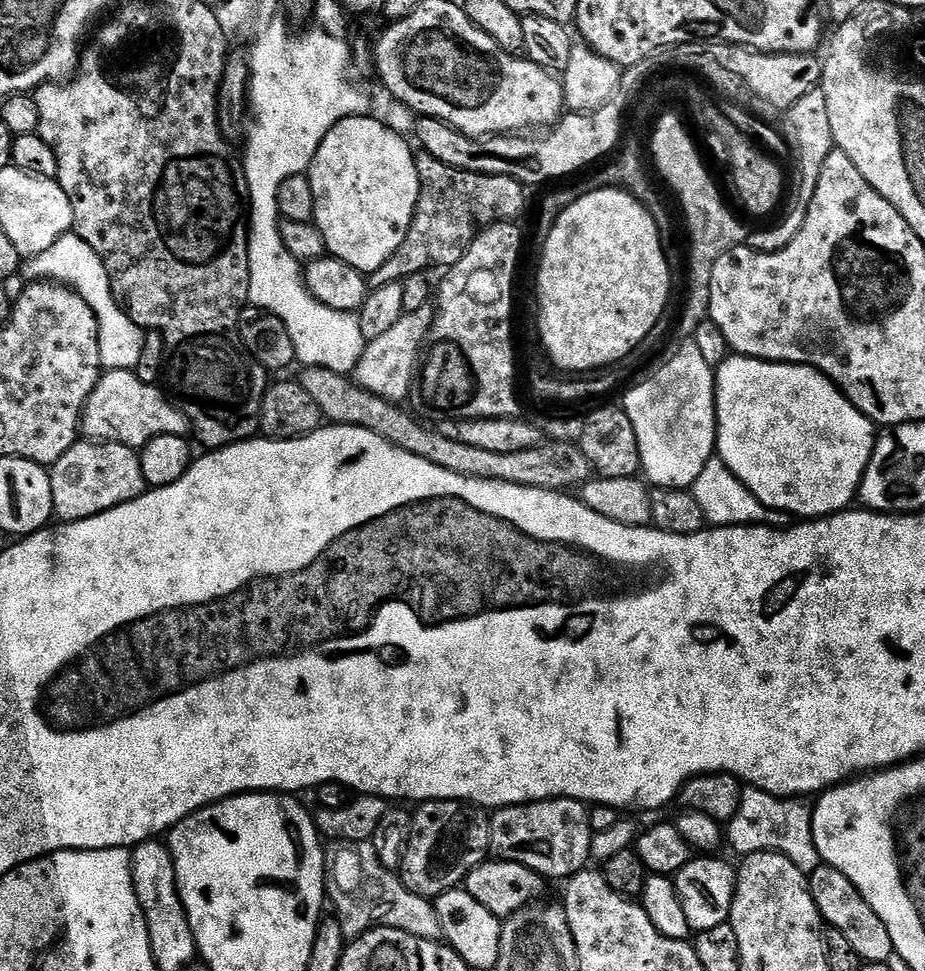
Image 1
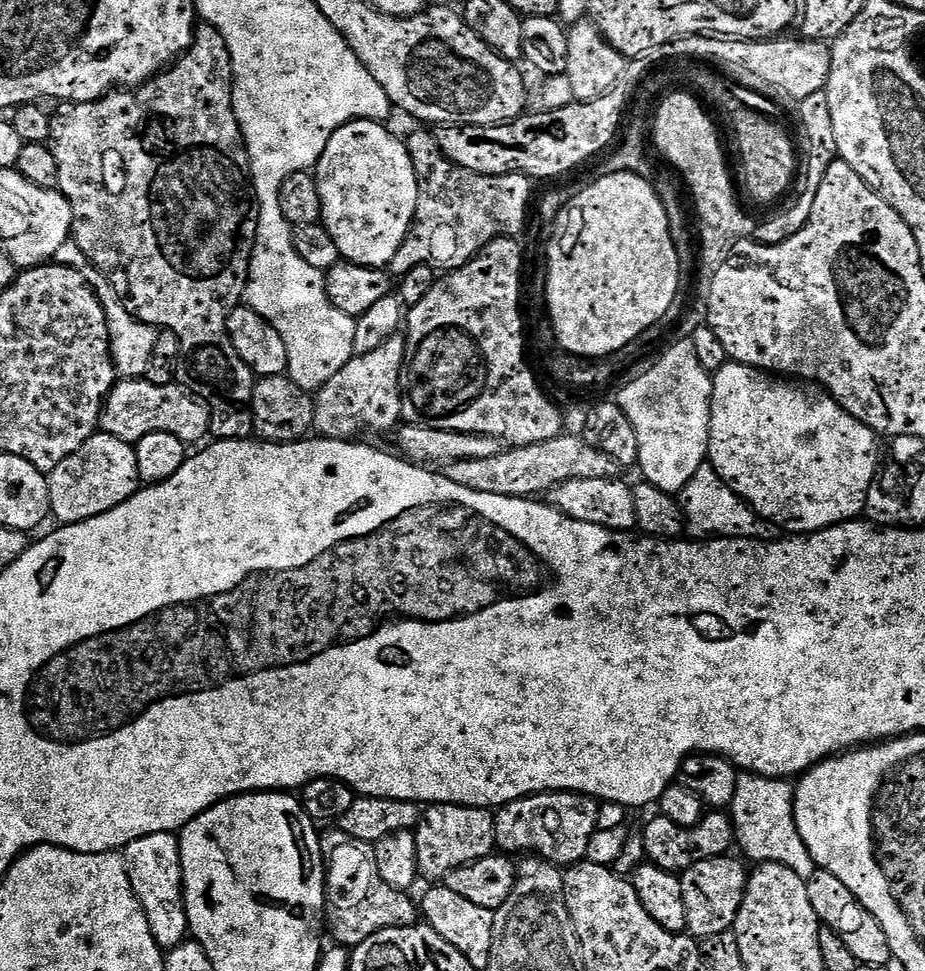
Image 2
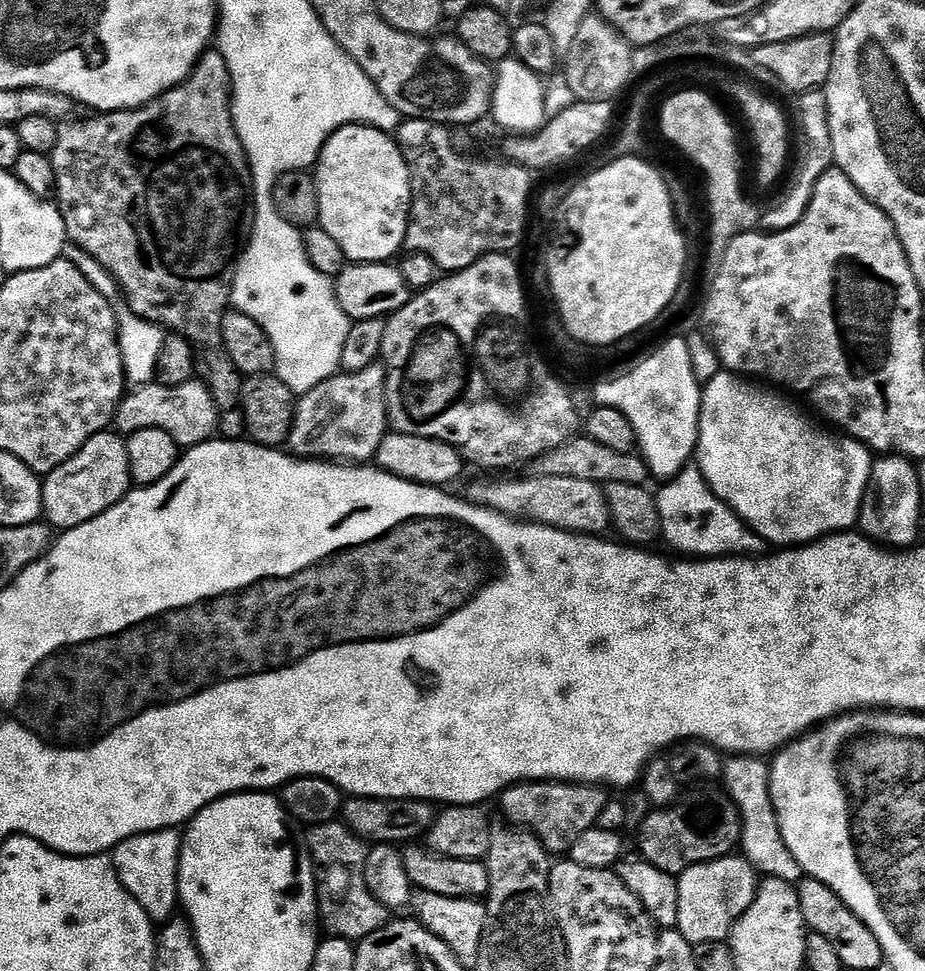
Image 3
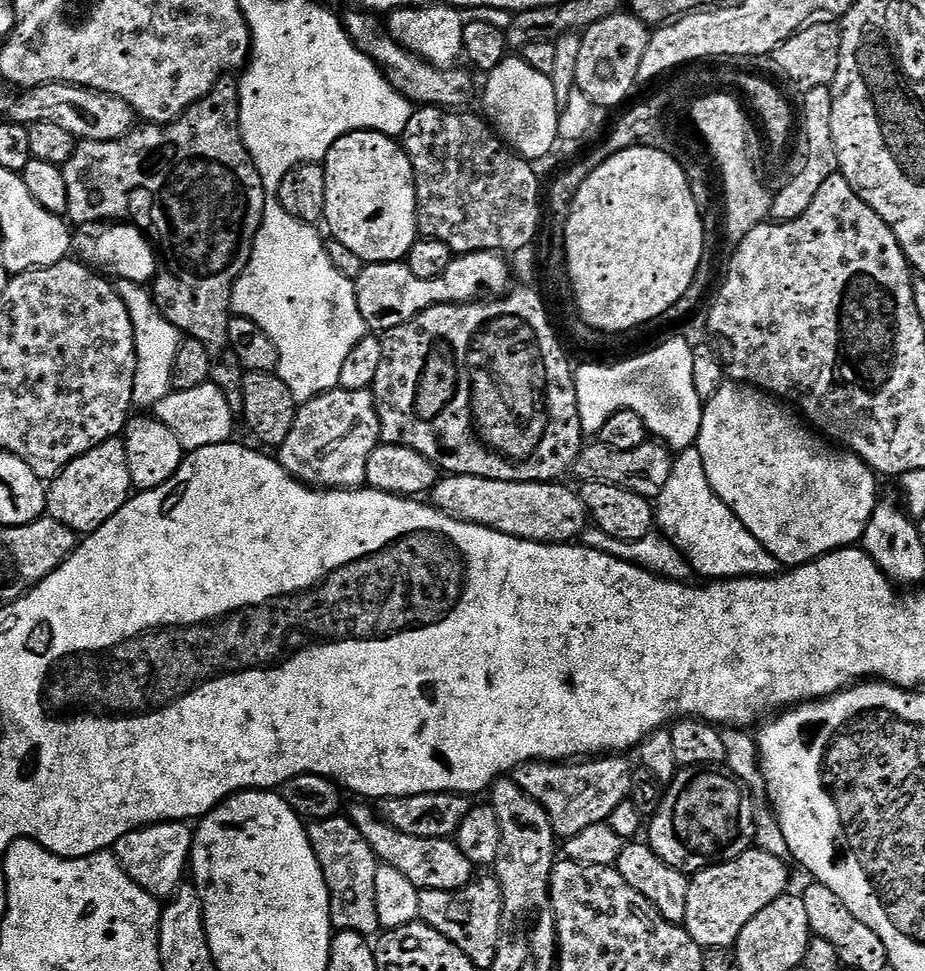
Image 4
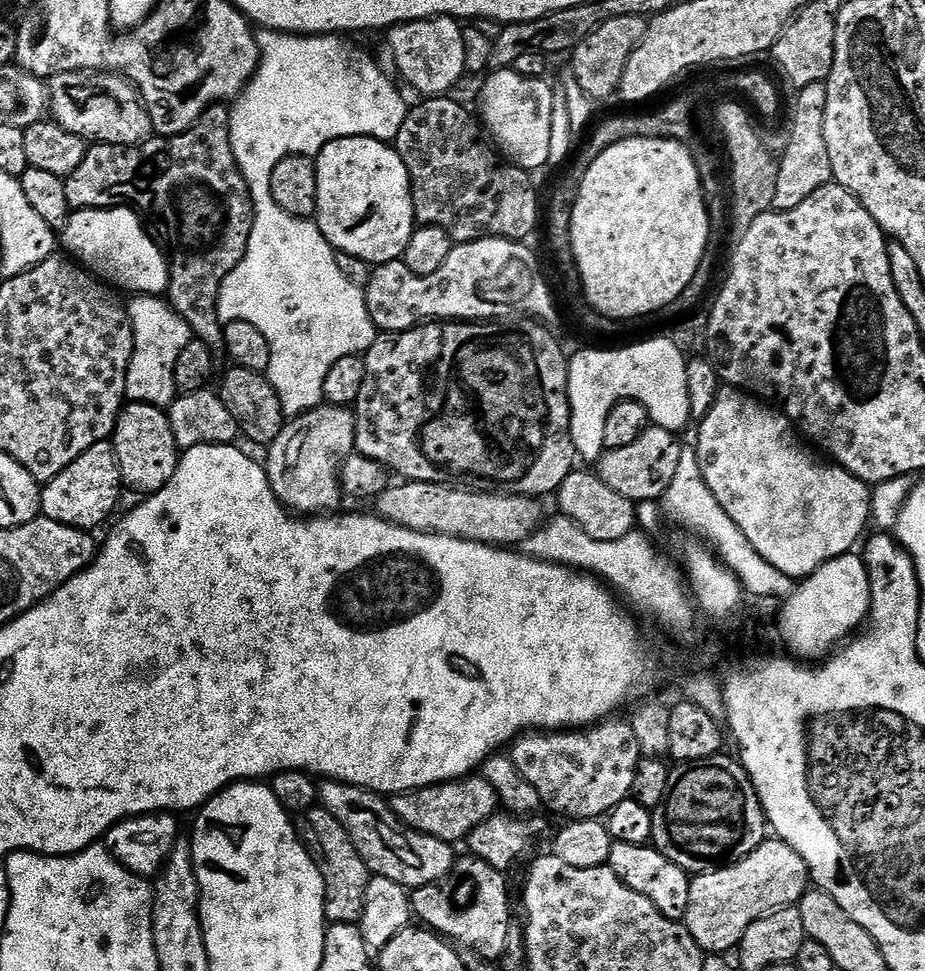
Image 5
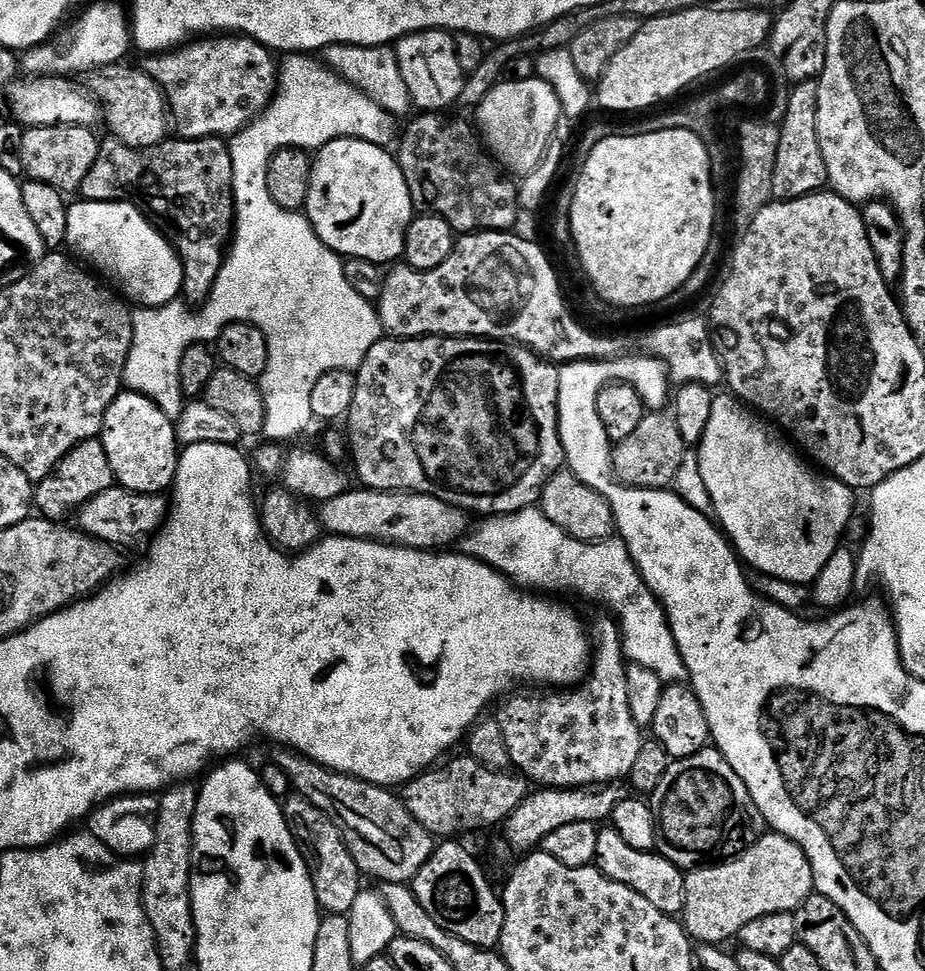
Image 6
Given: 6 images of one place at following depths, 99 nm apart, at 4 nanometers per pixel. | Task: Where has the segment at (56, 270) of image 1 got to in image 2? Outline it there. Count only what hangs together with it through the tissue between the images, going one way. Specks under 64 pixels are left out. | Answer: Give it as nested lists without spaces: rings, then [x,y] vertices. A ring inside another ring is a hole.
[[[69,242],[56,251],[55,263],[64,264],[68,268],[78,270],[82,278],[92,287],[92,293],[98,298],[105,314],[106,326],[108,327],[108,342],[112,347],[112,365],[116,367],[116,375],[120,378],[140,378],[143,377],[146,366],[150,364],[150,354],[154,352],[154,342],[156,341],[157,329],[151,324],[143,324],[140,320],[135,320],[126,310],[126,306],[118,298],[114,286],[110,286],[108,279],[104,277],[98,269],[78,250],[75,242]]]

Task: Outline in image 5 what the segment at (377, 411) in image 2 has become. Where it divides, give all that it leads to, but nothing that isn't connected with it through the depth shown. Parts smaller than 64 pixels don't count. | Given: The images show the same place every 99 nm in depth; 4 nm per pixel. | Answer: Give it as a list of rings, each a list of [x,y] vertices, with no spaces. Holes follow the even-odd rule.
[[[321,403],[318,408],[311,408],[301,416],[291,417],[285,423],[284,429],[274,438],[272,444],[267,445],[268,460],[266,471],[268,481],[274,494],[280,499],[281,504],[293,514],[304,518],[315,518],[321,514],[332,514],[342,501],[340,487],[340,467],[344,459],[356,451],[356,418],[353,409],[339,404]]]

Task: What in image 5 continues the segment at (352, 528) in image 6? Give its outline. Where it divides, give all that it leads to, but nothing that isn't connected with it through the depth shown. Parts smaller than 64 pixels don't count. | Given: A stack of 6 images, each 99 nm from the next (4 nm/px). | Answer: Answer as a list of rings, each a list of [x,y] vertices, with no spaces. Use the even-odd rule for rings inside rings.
[[[396,482],[374,501],[375,515],[392,524],[415,532],[429,532],[450,538],[462,538],[493,546],[520,546],[545,523],[544,508],[534,496],[518,496],[510,492],[471,492],[451,483]]]

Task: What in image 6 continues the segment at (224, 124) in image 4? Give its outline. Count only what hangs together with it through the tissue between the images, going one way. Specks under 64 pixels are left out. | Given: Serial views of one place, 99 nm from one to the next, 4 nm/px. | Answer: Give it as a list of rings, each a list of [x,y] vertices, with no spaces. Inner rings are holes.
[[[214,136],[201,140],[169,138],[153,148],[131,148],[118,139],[108,138],[101,143],[98,158],[94,166],[90,166],[90,174],[86,174],[79,195],[98,202],[135,202],[151,213],[156,227],[171,240],[180,255],[184,266],[183,295],[193,305],[202,306],[220,279],[224,257],[234,235],[233,182],[232,155],[223,139]]]

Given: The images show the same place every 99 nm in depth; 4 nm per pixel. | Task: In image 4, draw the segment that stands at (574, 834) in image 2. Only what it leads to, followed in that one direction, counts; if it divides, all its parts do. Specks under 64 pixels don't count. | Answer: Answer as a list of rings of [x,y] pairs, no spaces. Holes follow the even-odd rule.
[[[601,754],[575,762],[529,760],[513,768],[510,778],[530,798],[540,804],[550,818],[557,837],[567,838],[586,830],[586,826],[603,824],[632,792],[632,768],[624,754]]]

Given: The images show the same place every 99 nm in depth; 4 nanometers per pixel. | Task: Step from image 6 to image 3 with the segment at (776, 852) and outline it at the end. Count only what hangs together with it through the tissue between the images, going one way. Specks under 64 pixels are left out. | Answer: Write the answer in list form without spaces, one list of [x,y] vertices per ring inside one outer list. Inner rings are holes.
[[[733,854],[711,860],[698,866],[690,866],[679,873],[678,922],[676,928],[693,946],[716,946],[727,941],[732,927],[746,914],[750,902],[754,902],[758,887],[758,873],[743,855]]]

